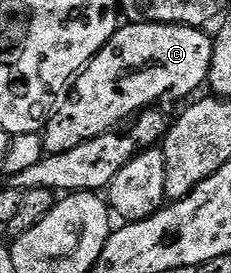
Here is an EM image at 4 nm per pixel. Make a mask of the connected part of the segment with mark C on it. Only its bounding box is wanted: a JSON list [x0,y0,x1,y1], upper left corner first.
[42,21,213,153]

